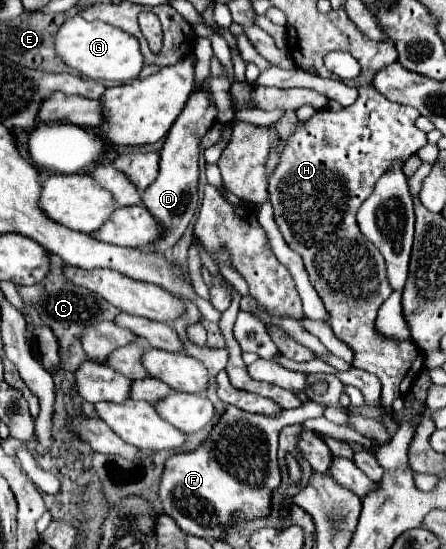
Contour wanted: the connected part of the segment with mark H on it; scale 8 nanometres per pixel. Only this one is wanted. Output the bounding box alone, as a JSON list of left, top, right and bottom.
[269,86,427,435]

